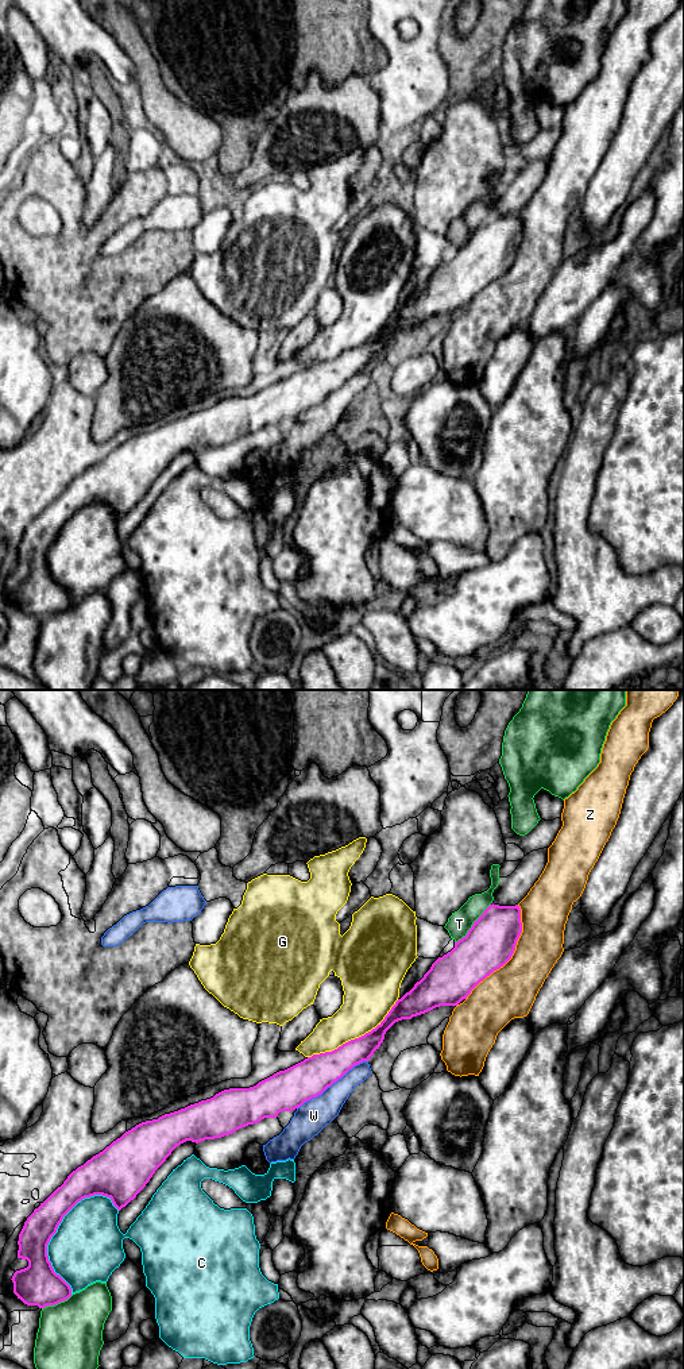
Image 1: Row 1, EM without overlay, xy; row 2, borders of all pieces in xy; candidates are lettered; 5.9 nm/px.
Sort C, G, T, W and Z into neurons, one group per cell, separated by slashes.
C / G / T / W / Z

